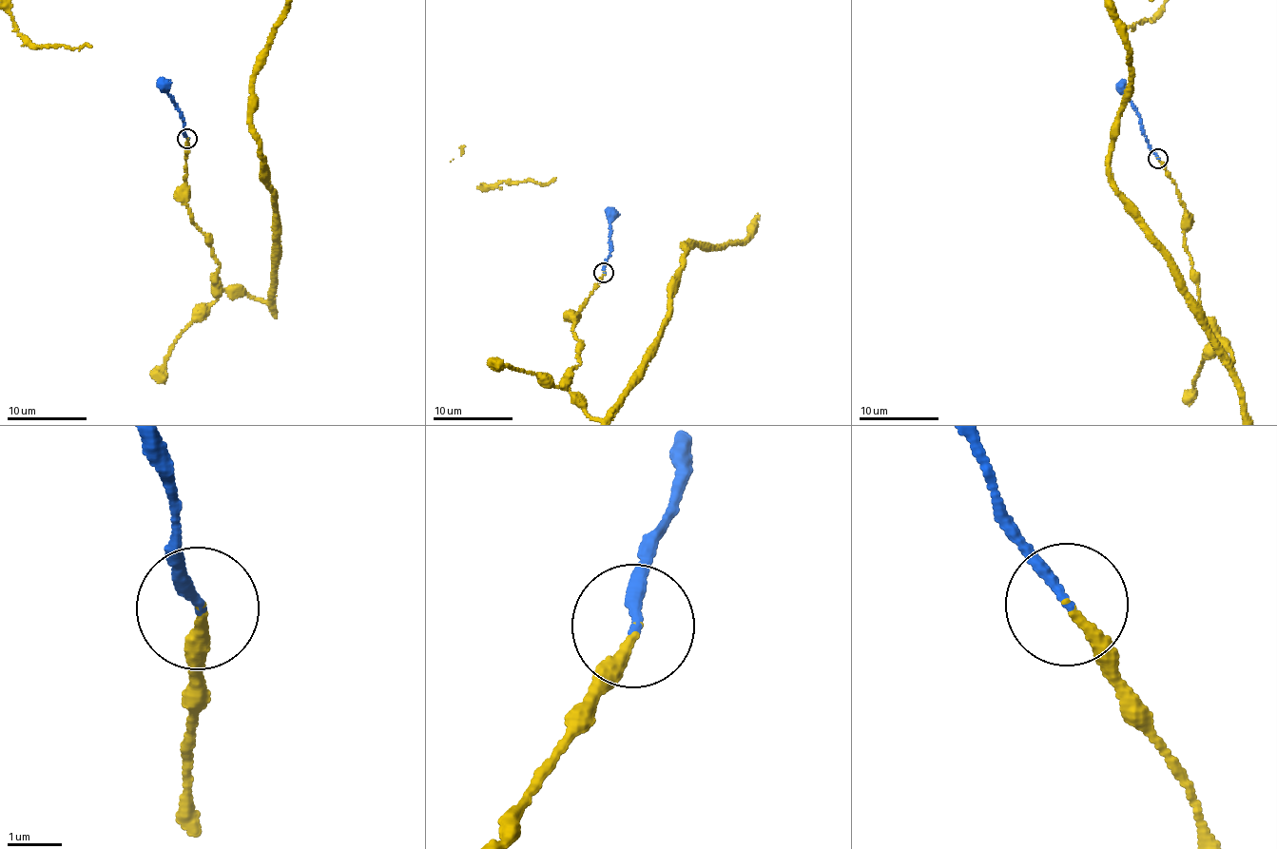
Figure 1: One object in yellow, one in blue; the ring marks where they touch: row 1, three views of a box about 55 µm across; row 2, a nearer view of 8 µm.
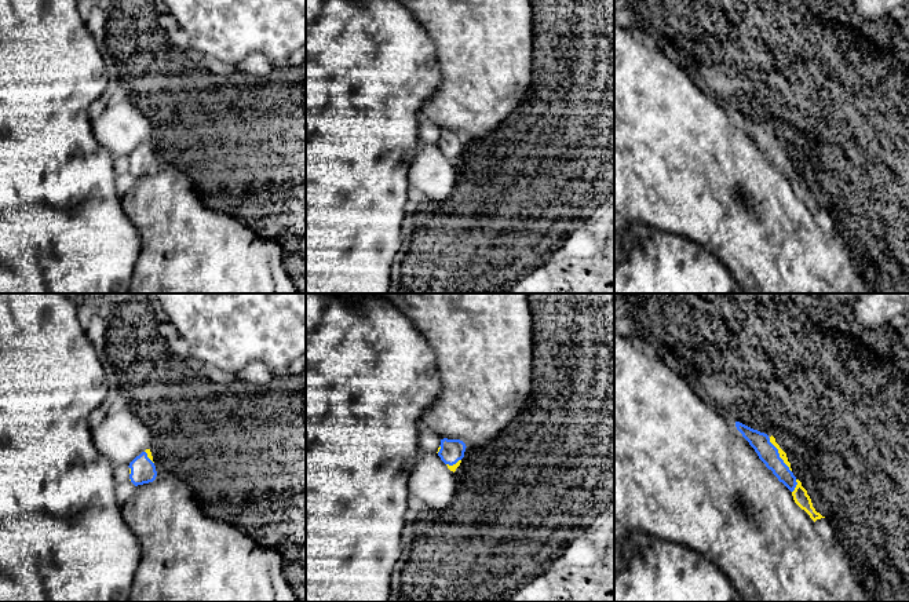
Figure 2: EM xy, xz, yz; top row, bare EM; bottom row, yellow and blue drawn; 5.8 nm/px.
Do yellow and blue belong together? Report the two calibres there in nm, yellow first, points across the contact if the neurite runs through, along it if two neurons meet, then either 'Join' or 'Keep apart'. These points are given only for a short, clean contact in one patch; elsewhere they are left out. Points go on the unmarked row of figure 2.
Thickness 50 nm (yellow) against 110 nm. Path across: yz (782, 146), (780, 146), (773, 146), (759, 132). Join

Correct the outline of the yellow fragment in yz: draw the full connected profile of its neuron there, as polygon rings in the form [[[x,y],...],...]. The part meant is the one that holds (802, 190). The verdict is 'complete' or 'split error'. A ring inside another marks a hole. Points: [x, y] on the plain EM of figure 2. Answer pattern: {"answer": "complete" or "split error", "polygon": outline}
{"answer": "split error", "polygon": [[[735,113],[735,118],[755,141],[759,150],[766,156],[766,158],[771,161],[778,172],[782,174],[792,183],[795,194],[802,201],[804,201],[814,214],[817,211],[825,209],[813,198],[807,182],[802,178],[802,174],[793,167],[786,145],[775,134],[775,129],[773,127],[769,128],[764,124],[753,121],[740,113]]]}

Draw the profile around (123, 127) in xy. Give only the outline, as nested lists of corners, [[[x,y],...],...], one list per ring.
[[[125,95],[110,101],[99,118],[92,121],[94,135],[110,154],[129,157],[150,139],[152,124],[140,106]]]

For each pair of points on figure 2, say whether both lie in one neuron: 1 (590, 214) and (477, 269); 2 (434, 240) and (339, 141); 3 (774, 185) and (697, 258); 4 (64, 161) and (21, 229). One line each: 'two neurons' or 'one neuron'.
1: one neuron
2: two neurons
3: two neurons
4: one neuron

